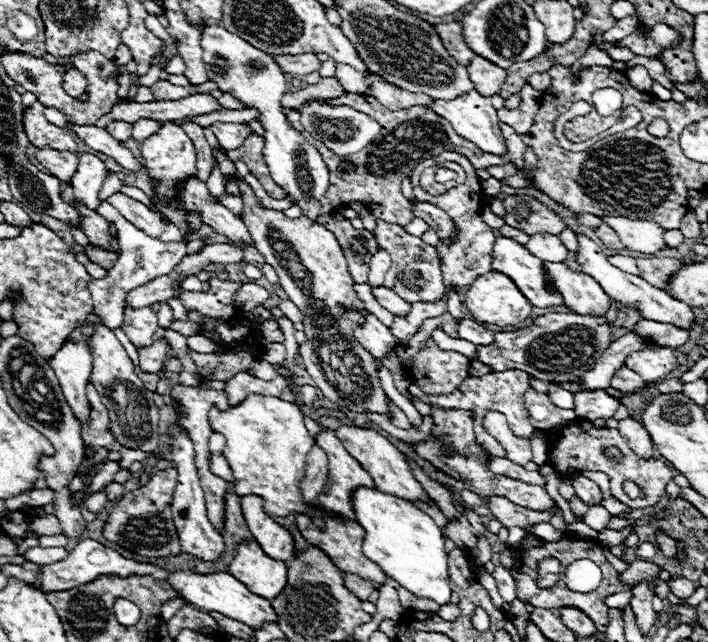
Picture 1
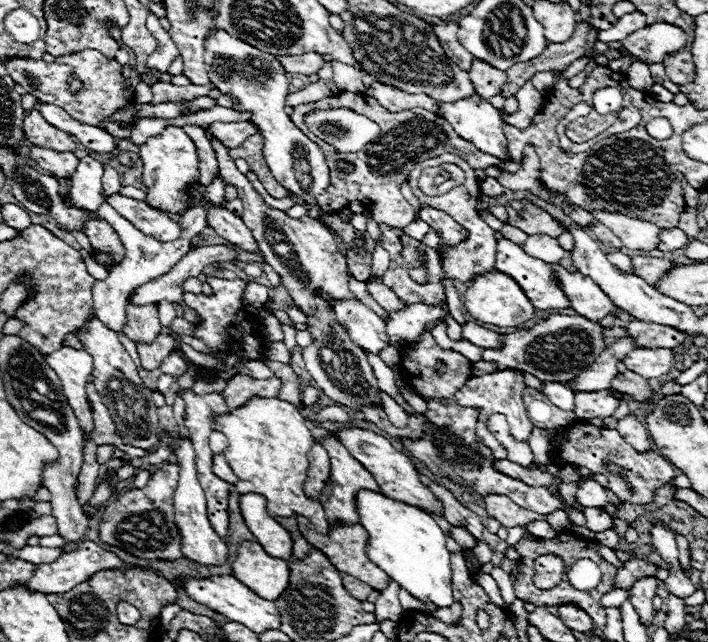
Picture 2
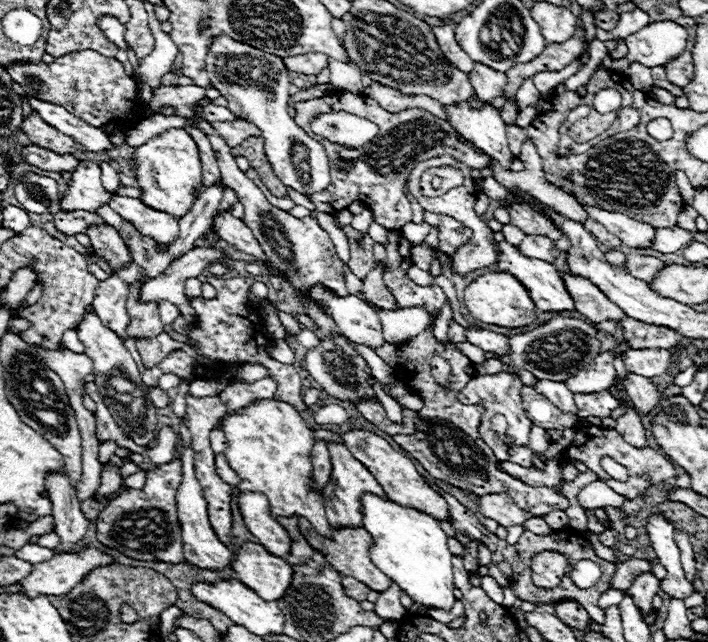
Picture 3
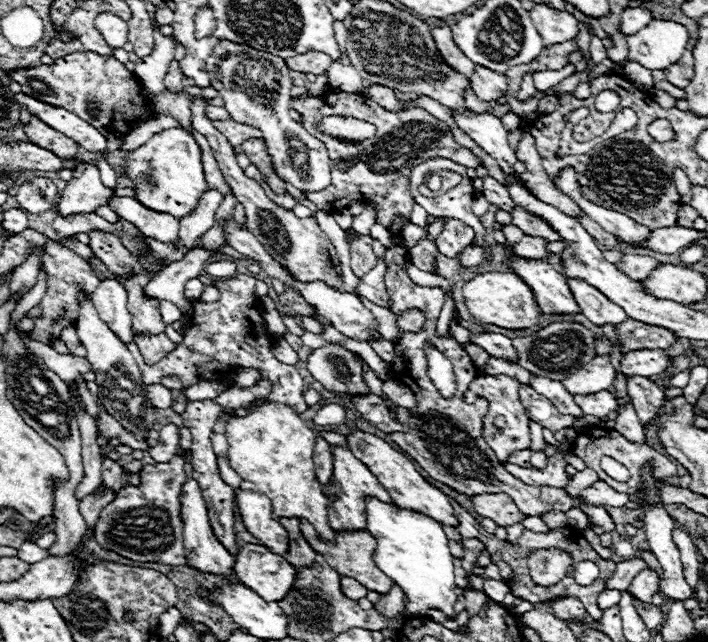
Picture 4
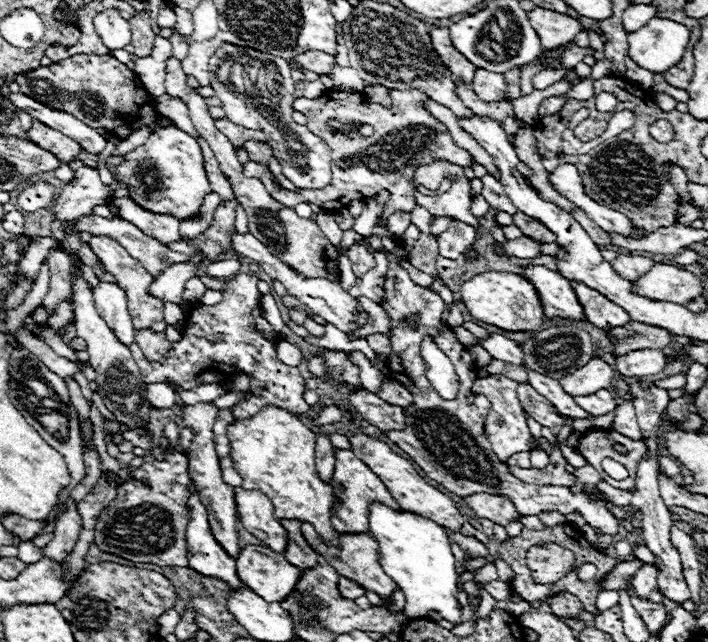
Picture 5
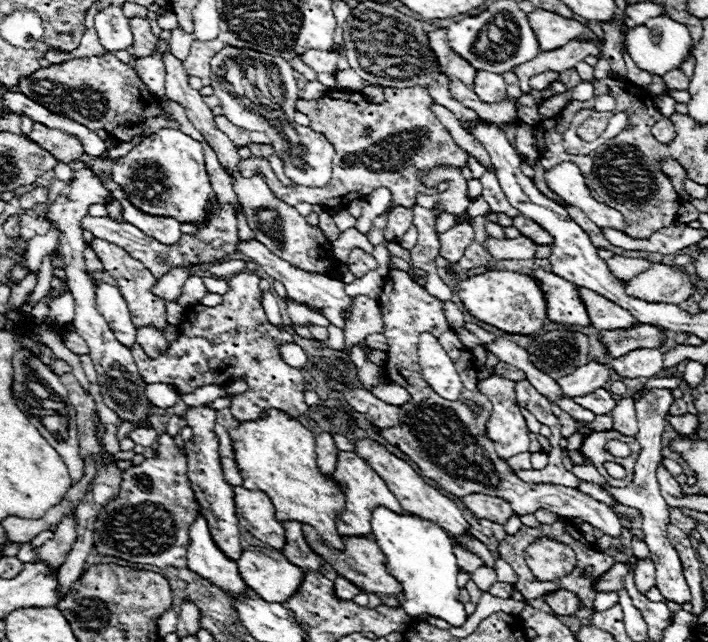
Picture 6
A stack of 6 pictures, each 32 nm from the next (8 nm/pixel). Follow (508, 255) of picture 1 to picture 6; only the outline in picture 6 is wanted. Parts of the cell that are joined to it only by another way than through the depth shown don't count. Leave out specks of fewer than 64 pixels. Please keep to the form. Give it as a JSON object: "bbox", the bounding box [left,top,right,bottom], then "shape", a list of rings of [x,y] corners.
{"bbox":[534,270,590,326],"shape":[[[536,270],[534,278],[540,282],[542,292],[546,294],[548,318],[552,322],[562,326],[590,326],[586,306],[580,300],[578,288],[572,282],[548,270]]]}

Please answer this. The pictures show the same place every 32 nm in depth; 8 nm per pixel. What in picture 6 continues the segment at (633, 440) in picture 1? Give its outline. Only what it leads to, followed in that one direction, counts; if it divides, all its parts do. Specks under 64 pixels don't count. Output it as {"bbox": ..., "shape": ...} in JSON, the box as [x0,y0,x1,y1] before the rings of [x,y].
{"bbox":[610,396,638,436],"shape":[[[630,396],[620,398],[616,408],[610,414],[612,414],[612,420],[614,420],[614,430],[618,430],[620,434],[626,434],[626,436],[636,436],[638,434],[634,400]]]}

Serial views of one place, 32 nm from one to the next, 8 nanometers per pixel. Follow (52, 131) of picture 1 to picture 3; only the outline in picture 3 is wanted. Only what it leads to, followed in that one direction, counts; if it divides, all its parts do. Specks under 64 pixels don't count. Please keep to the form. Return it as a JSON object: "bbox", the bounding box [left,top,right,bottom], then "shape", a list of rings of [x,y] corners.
{"bbox":[22,112,78,156],"shape":[[[36,112],[28,120],[24,120],[22,130],[32,144],[40,144],[40,148],[52,148],[52,152],[60,152],[60,156],[68,152],[74,154],[78,150],[78,144],[70,136],[44,124],[44,120]]]}

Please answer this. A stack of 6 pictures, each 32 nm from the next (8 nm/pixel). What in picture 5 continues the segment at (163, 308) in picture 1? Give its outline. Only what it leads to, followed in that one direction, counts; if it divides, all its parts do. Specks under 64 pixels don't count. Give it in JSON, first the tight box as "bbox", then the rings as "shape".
{"bbox":[164,302,184,324],"shape":[[[164,302],[164,320],[166,324],[176,324],[184,320],[184,310],[174,302]]]}

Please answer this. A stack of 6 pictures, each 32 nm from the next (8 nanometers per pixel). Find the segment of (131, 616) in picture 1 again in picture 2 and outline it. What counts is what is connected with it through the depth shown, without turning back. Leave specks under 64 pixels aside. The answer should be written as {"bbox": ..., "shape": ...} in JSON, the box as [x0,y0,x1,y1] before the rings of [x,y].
{"bbox":[116,602,140,624],"shape":[[[120,602],[116,612],[118,612],[118,618],[122,624],[136,624],[136,620],[140,620],[140,612],[128,602]]]}

